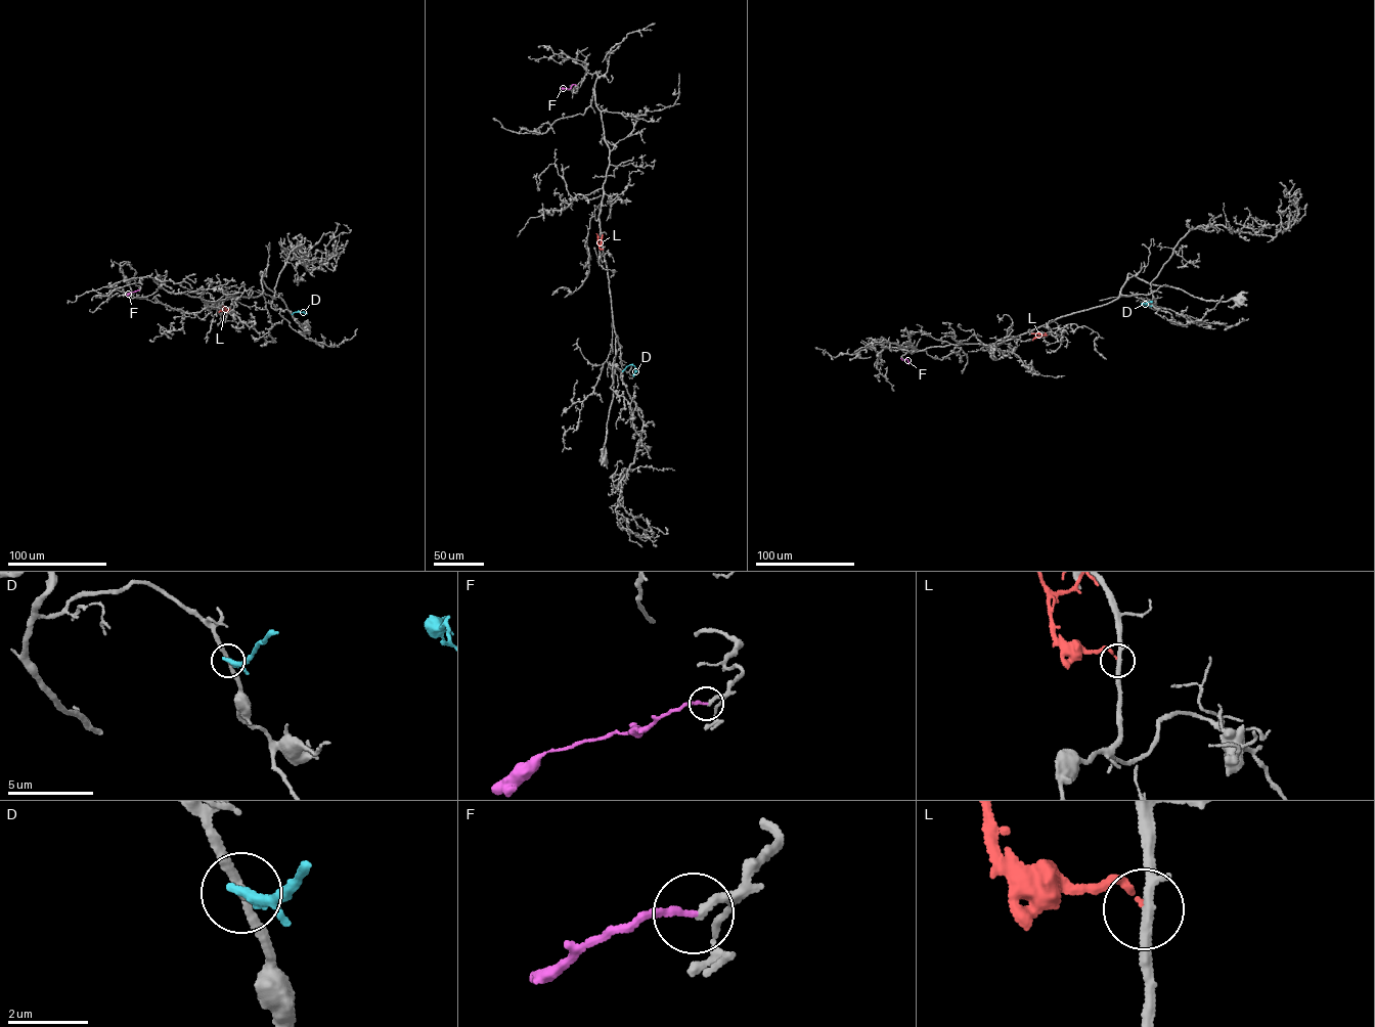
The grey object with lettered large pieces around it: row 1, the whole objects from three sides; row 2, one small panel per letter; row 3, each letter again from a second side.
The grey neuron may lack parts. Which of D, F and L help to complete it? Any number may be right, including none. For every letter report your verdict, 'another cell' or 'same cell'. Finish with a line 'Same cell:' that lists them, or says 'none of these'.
D: another cell
F: same cell
L: another cell
Same cell: F

